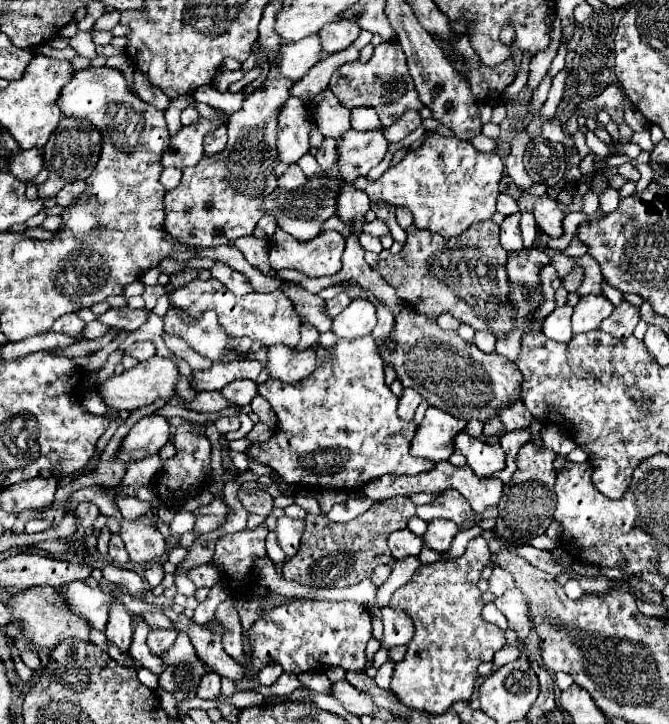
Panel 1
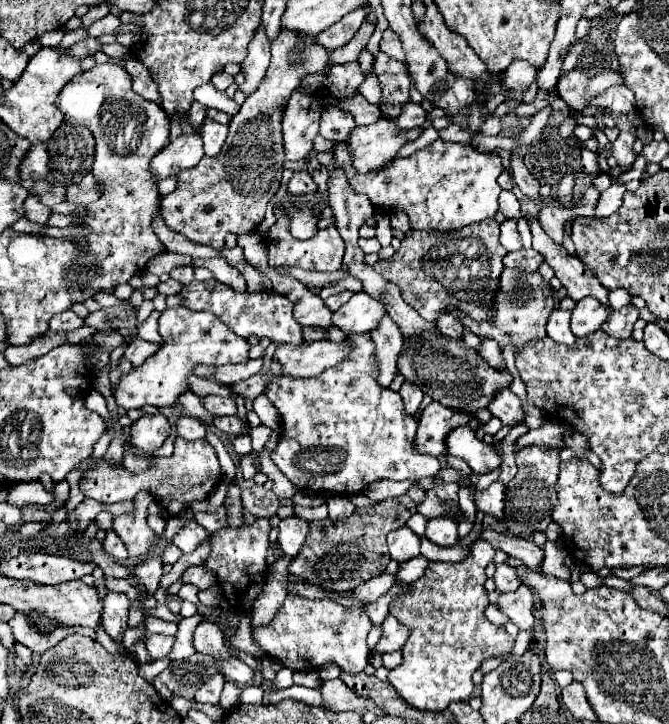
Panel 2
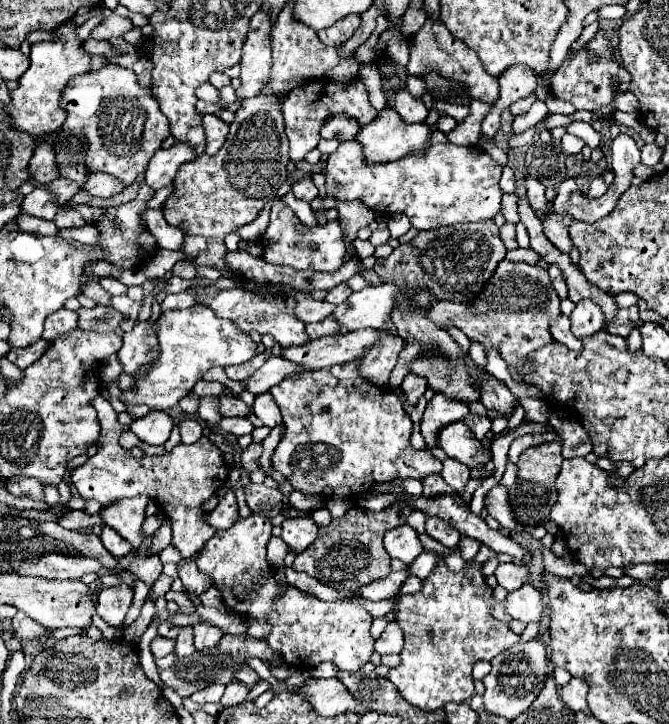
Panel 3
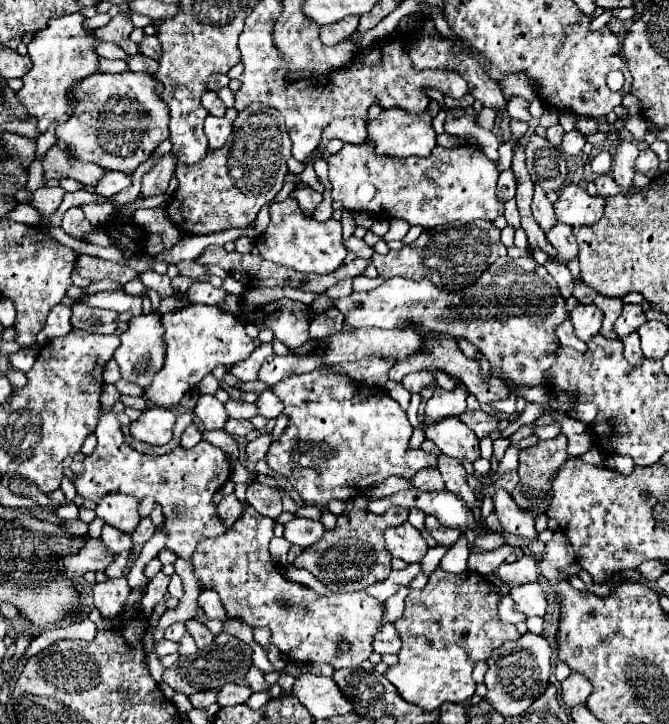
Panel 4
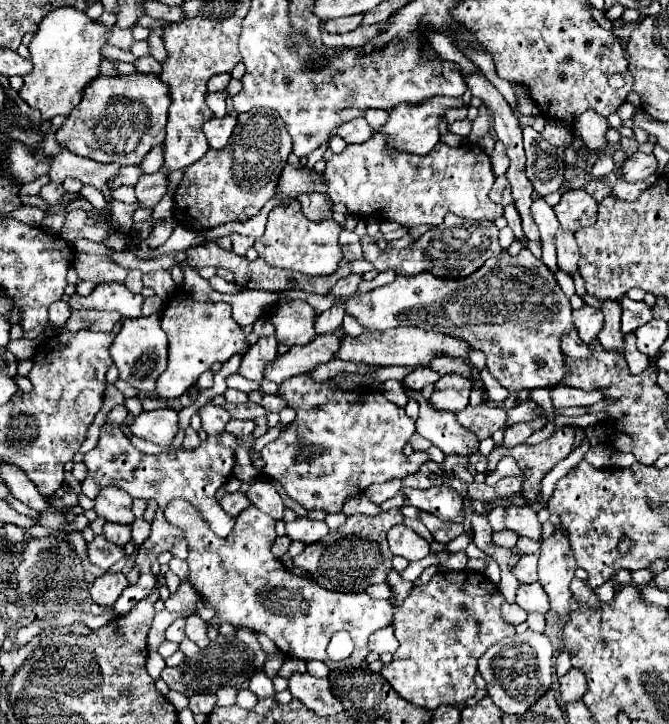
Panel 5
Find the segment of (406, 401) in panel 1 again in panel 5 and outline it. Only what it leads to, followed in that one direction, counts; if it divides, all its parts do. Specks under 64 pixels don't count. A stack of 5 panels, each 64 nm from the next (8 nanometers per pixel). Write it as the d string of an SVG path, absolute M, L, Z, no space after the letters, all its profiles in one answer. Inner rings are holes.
M416 368L414 372L410 372L404 380L402 380L402 384L408 388L408 390L420 390L420 388L424 388L424 386L428 386L430 382L436 382L440 376L438 376L438 372L430 372L430 368Z

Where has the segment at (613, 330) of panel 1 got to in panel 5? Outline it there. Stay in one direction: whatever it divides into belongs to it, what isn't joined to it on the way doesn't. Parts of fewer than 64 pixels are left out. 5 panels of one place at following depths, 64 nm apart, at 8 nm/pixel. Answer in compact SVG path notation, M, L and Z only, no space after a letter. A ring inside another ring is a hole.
M622 298L622 324L620 330L624 334L636 332L642 324L652 320L652 308L648 308L644 302L634 302L630 298Z

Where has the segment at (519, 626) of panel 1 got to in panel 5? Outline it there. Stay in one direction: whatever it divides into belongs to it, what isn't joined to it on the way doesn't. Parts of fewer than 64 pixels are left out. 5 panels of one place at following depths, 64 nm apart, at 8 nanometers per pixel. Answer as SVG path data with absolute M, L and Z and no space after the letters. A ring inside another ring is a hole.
M540 582L534 584L520 584L516 592L516 604L526 612L548 612L548 596Z

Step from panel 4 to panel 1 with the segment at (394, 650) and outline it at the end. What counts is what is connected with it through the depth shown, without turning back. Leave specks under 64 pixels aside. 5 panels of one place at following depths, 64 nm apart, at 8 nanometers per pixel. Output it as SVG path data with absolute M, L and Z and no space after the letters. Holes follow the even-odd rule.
M384 608L382 610L382 620L384 620L384 638L382 646L392 648L398 644L408 644L414 636L414 622L408 616L408 612L400 612L400 608Z

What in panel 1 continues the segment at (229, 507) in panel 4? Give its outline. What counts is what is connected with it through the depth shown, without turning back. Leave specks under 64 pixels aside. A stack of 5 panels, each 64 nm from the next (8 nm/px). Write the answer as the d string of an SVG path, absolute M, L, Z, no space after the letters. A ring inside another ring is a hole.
M198 516L192 532L196 532L196 536L200 536L200 534L220 528L222 524L224 524L224 516Z

